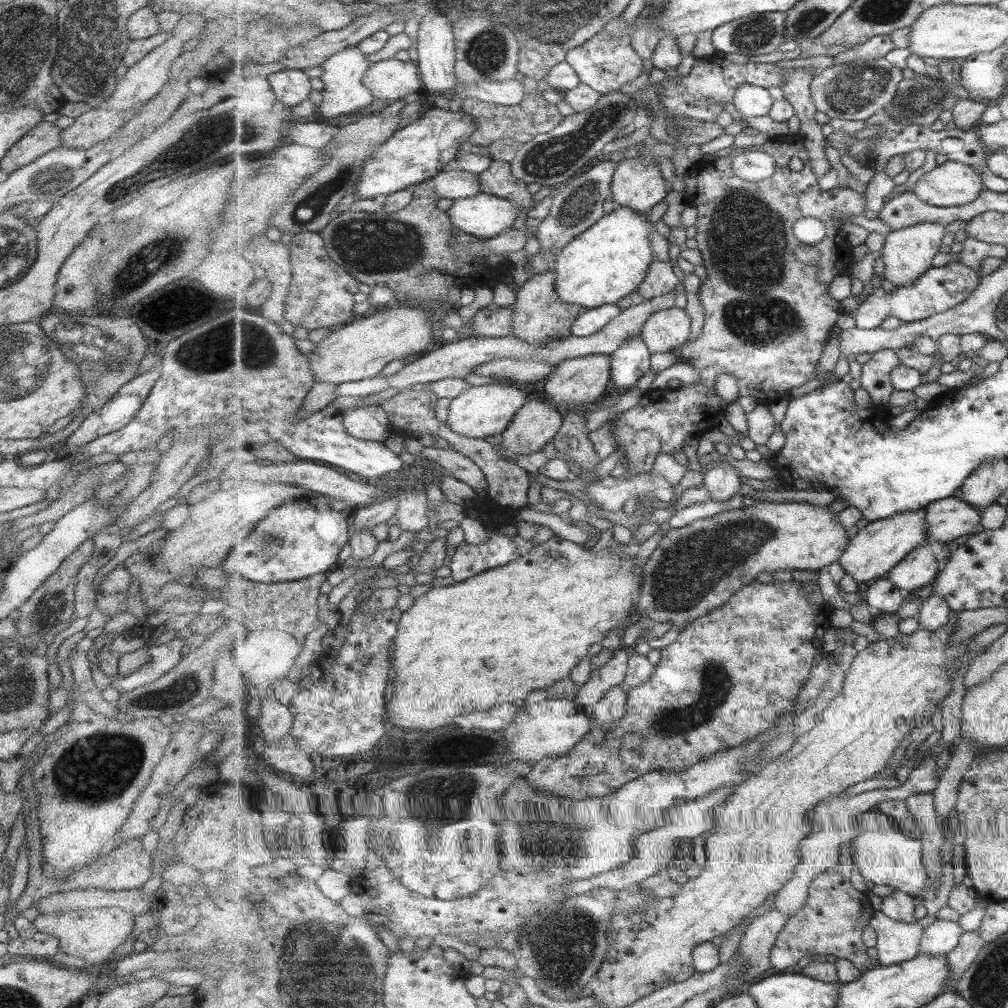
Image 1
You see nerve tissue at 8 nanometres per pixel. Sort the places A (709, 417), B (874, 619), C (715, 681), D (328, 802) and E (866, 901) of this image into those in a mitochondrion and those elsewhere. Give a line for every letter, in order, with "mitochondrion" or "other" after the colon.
A: other
B: other
C: mitochondrion
D: other
E: other

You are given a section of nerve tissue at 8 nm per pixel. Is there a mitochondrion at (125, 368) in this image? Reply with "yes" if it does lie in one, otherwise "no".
no

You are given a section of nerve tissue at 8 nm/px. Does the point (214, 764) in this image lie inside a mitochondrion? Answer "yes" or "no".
no

